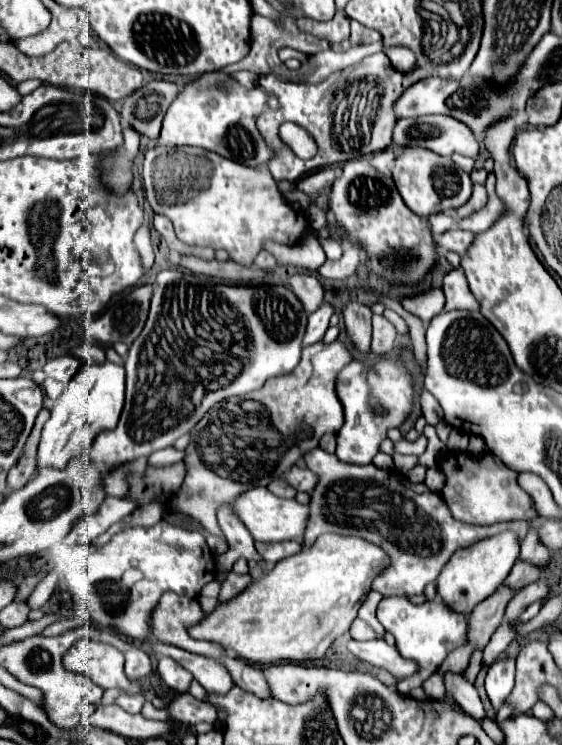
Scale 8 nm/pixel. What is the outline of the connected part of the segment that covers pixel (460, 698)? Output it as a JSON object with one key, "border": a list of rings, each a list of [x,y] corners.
{"border":[[[445,673],[445,687],[447,691],[451,689],[455,701],[461,705],[461,709],[473,717],[477,723],[481,723],[485,719],[485,711],[481,705],[481,699],[475,691],[475,687],[471,683],[465,681],[465,675],[461,673]]]}

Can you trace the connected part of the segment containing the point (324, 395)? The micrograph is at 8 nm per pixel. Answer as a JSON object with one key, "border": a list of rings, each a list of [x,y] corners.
{"border":[[[339,339],[333,343],[315,343],[303,349],[301,363],[295,371],[269,379],[261,389],[253,391],[253,401],[265,405],[277,431],[291,441],[289,451],[281,459],[281,473],[289,471],[303,453],[315,449],[325,433],[337,433],[343,425],[343,405],[337,397],[337,373],[353,361],[353,355]]]}

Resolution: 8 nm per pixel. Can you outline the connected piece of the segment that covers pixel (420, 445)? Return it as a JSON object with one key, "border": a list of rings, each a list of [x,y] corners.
{"border":[[[421,435],[419,439],[414,442],[407,441],[405,438],[401,441],[394,443],[395,453],[403,455],[419,455],[424,453],[427,447],[427,439],[424,435]]]}

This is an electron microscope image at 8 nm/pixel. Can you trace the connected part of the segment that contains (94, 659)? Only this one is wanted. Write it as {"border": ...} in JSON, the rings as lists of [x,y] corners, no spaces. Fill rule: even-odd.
{"border":[[[83,639],[65,655],[65,669],[91,677],[103,689],[121,689],[125,695],[141,693],[137,681],[129,681],[123,671],[123,655],[109,645]]]}

